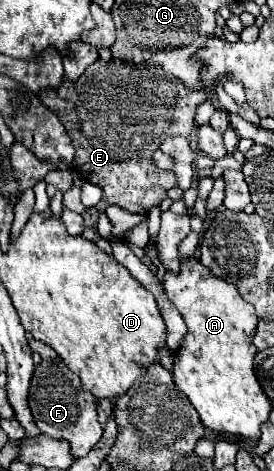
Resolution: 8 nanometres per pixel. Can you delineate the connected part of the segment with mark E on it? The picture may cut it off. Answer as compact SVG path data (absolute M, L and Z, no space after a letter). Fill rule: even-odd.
M103 61L89 65L77 81L63 79L59 89L41 89L41 101L53 109L53 113L63 121L71 143L75 147L75 169L85 181L103 187L103 199L99 205L91 207L85 217L85 227L97 227L97 213L105 211L109 205L119 205L131 213L149 213L151 207L159 205L167 195L167 189L177 187L177 177L173 171L163 171L153 165L153 153L159 143L173 135L189 137L193 127L195 109L207 99L203 89L187 89L177 77L163 73L163 69L147 65L127 65L125 61Z

